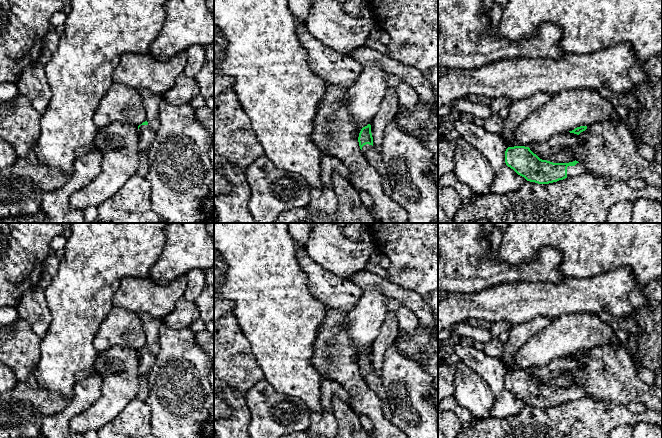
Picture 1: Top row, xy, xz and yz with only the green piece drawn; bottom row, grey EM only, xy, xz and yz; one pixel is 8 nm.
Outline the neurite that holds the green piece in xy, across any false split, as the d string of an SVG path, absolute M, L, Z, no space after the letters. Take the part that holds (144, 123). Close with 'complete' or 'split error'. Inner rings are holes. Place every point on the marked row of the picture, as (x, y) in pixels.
M147 121L138 126L138 132L140 135L139 166L136 174L145 178L149 172L148 151L155 138L155 132L149 127Z; split error

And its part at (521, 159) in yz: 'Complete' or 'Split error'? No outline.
Split error

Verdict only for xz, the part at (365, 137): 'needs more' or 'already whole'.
needs more

